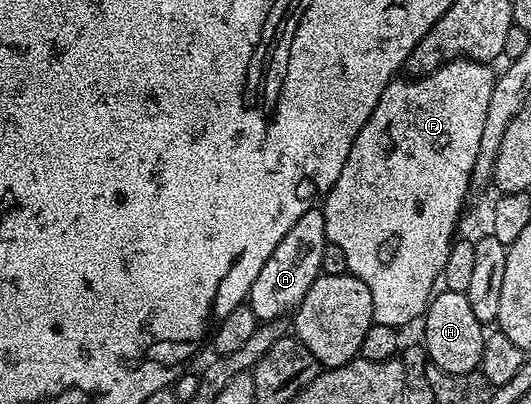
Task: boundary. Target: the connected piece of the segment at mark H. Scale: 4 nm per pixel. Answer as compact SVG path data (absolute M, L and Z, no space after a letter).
M452 290L435 292L426 306L421 325L421 340L425 344L429 364L445 373L472 373L481 366L488 333L482 330L485 329L484 322L476 319L465 293Z

